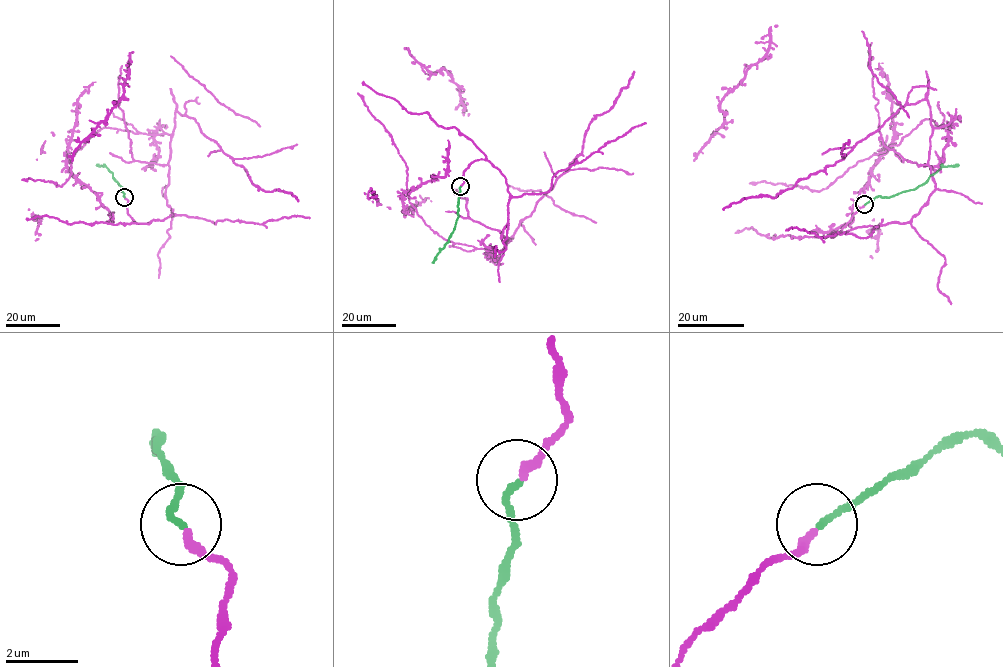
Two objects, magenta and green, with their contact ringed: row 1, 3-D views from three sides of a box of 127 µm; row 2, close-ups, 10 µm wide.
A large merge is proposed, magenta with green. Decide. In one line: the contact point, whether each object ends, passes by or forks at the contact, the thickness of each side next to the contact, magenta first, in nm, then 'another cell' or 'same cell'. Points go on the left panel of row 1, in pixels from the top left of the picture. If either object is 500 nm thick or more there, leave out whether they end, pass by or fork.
at (124, 197); magenta ends there; green ends there; 260 nm thick on the magenta side, 170 nm on the other; same cell

